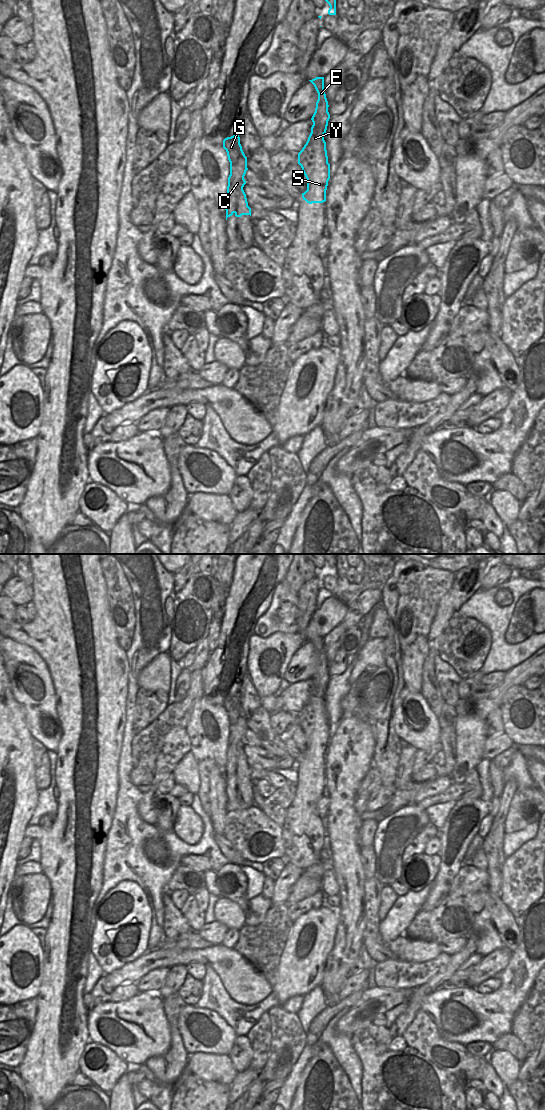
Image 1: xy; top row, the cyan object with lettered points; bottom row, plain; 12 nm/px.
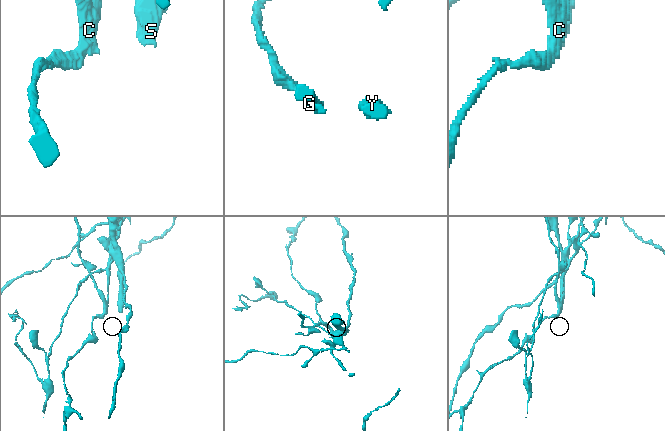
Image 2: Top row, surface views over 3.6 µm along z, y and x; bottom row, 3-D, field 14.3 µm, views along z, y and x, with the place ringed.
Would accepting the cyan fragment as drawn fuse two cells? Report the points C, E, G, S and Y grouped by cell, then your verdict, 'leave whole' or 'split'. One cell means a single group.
groups C / E G S Y; split

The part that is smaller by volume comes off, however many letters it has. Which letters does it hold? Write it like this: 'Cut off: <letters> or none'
Cut off: C

